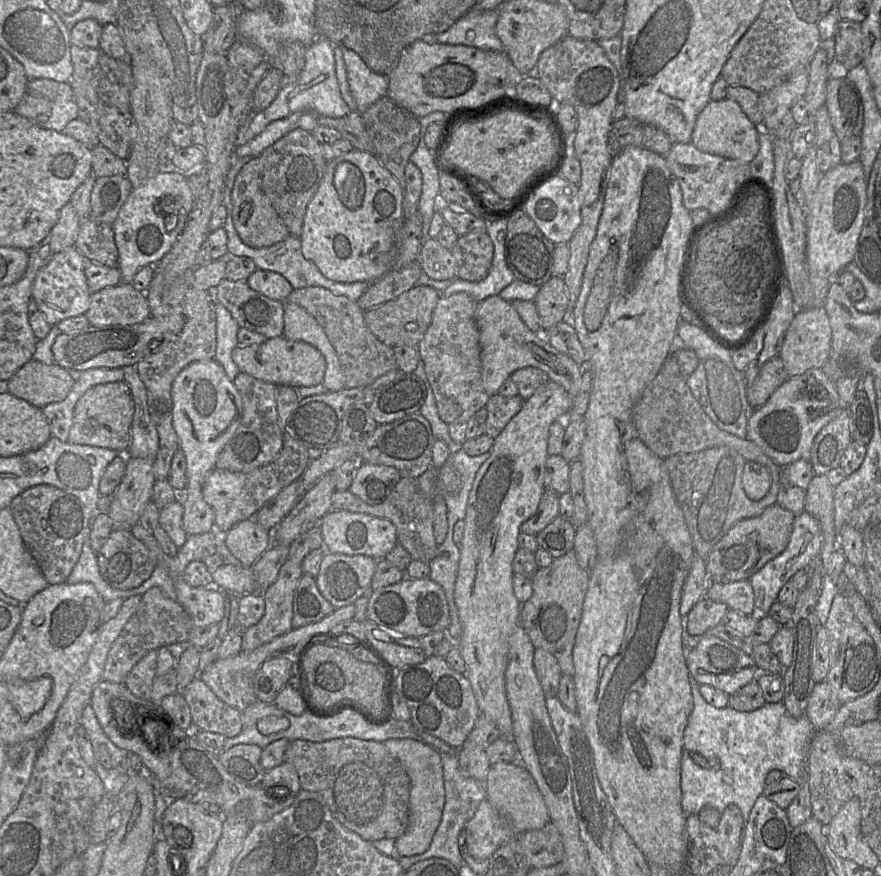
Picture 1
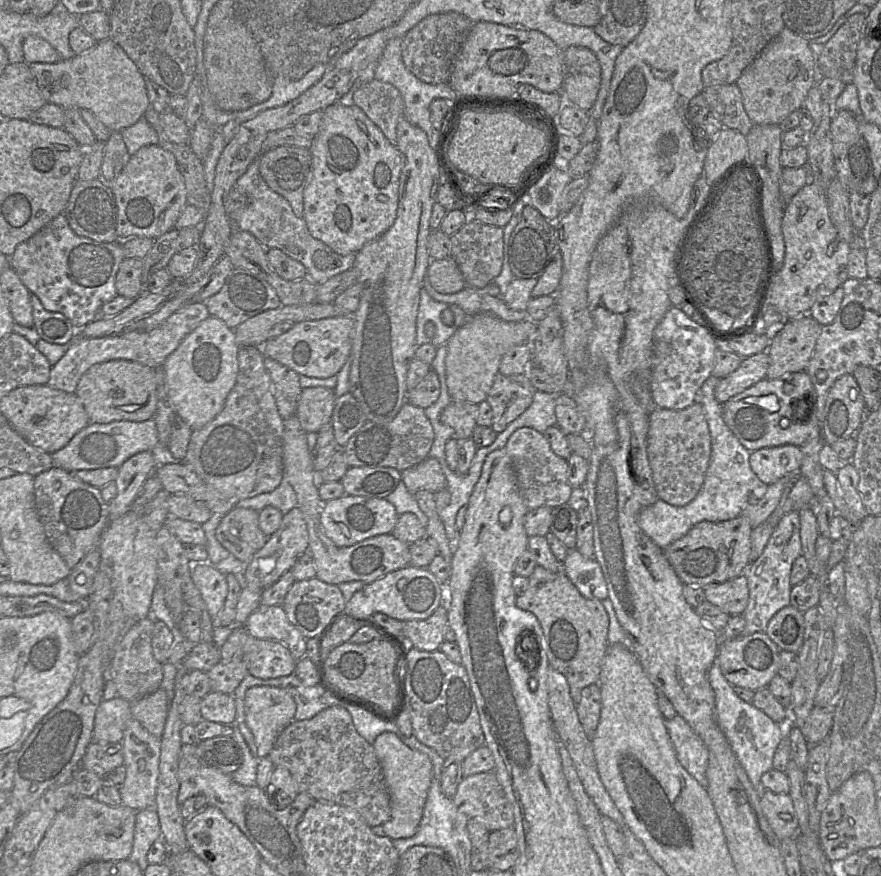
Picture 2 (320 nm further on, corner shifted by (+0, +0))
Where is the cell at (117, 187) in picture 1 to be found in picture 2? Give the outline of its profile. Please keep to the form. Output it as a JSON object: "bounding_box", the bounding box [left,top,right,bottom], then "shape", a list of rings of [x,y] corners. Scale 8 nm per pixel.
{"bounding_box":[100,132,130,184],"shape":[[[112,132],[105,142],[100,178],[111,184],[124,169],[130,159],[121,132]]]}

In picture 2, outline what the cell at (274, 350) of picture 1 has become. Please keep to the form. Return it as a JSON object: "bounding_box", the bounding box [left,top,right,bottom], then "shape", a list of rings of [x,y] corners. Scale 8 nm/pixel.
{"bounding_box":[261,315,354,378],"shape":[[[342,315],[295,323],[284,334],[269,339],[261,347],[264,357],[271,358],[299,375],[329,378],[339,373],[352,351],[354,338],[353,315]]]}

